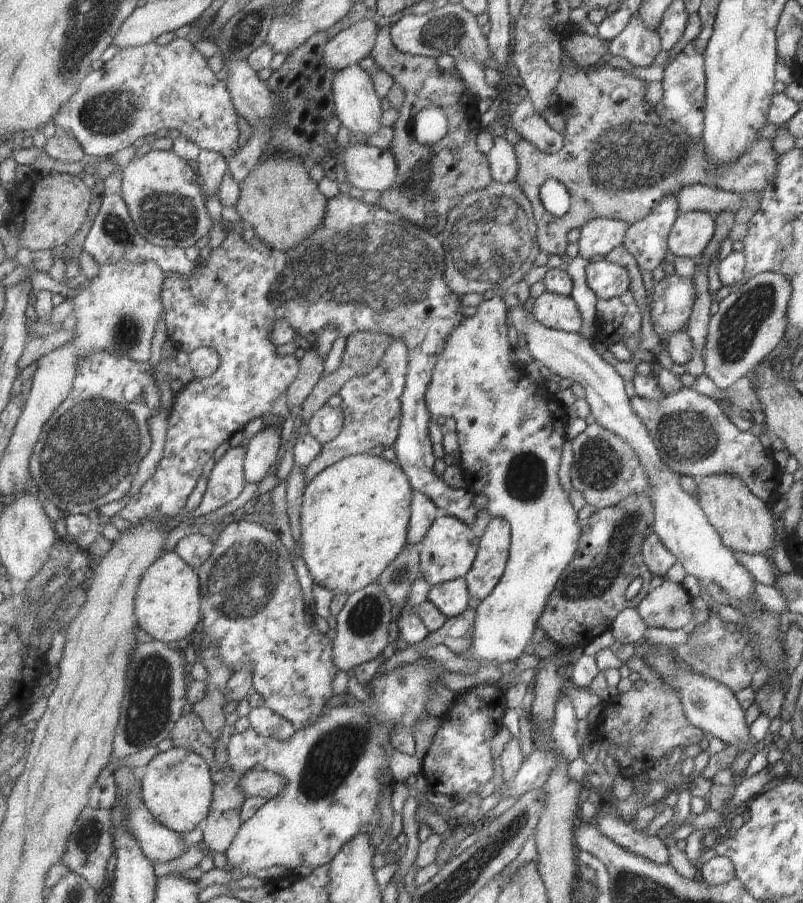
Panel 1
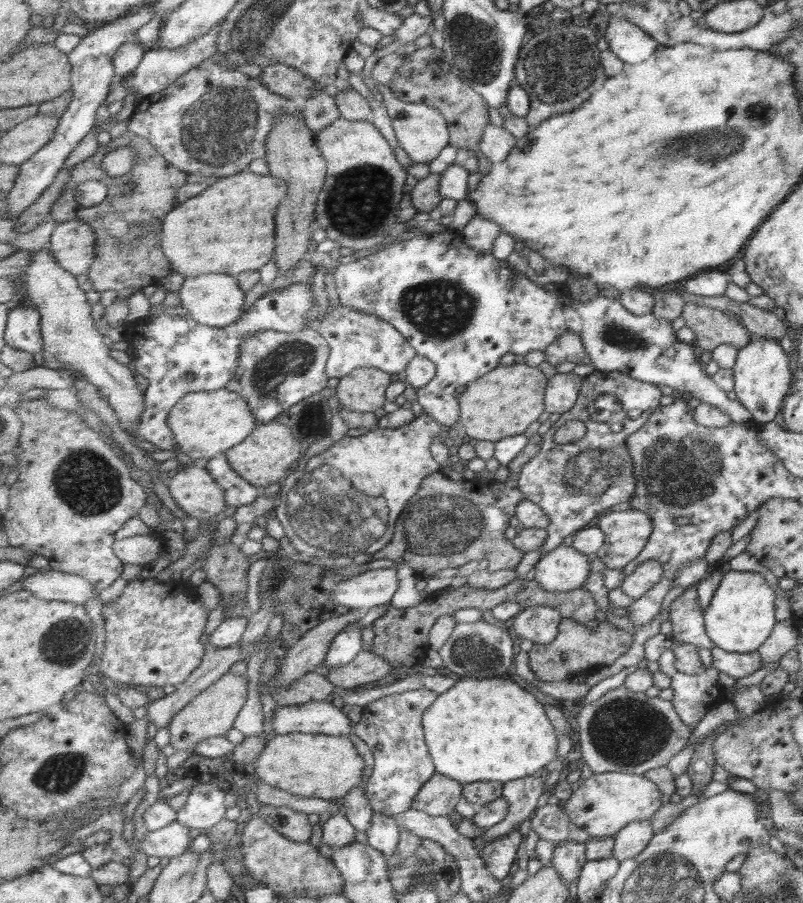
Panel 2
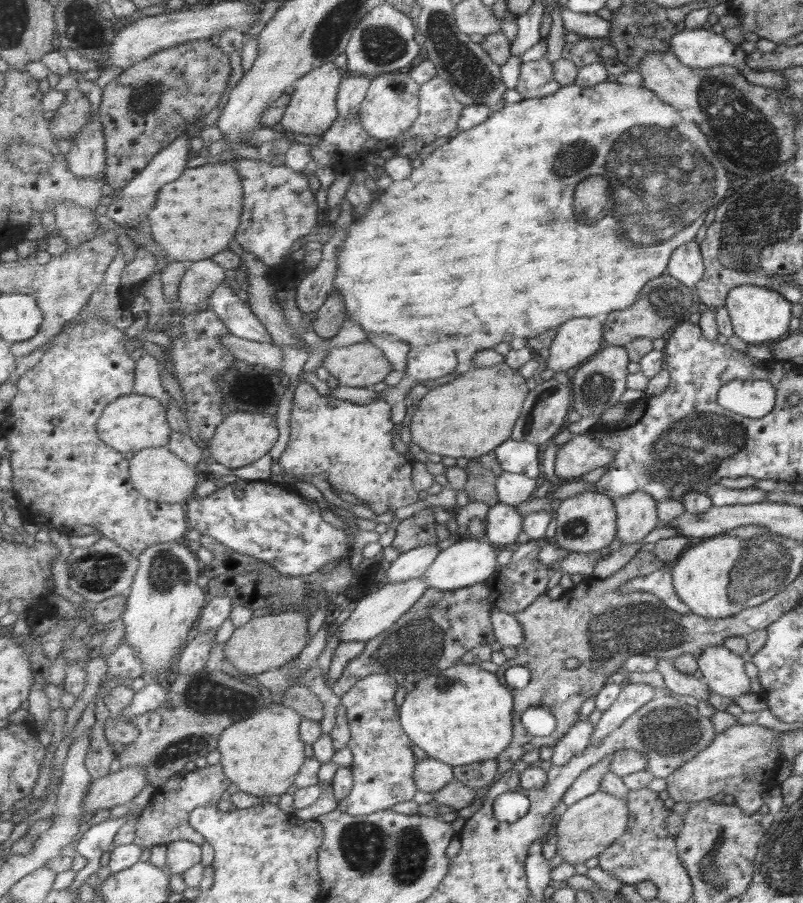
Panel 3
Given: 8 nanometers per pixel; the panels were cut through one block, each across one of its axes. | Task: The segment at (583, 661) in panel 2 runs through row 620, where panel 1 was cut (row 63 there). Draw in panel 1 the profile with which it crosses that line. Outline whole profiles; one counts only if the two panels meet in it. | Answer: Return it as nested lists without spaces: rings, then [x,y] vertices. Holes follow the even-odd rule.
[[[565,55],[562,57],[562,62],[563,76],[555,90],[555,93],[559,95],[555,106],[568,118],[567,130],[562,135],[565,138],[563,150],[551,155],[538,150],[537,146],[526,139],[521,139],[516,144],[519,164],[516,182],[533,204],[538,227],[537,241],[541,252],[547,255],[566,254],[569,232],[574,228],[581,229],[585,224],[597,218],[623,220],[630,226],[637,224],[648,218],[649,214],[661,205],[663,198],[668,198],[687,186],[704,185],[735,193],[760,193],[769,182],[773,182],[778,154],[769,141],[760,138],[757,142],[753,142],[752,148],[740,156],[739,160],[729,162],[729,166],[713,168],[713,164],[709,164],[708,156],[700,140],[691,142],[689,134],[685,134],[679,124],[673,122],[672,119],[664,120],[655,112],[654,106],[647,100],[645,90],[649,84],[645,80],[639,80],[633,74],[621,68],[611,68],[611,66],[603,65],[601,69],[581,70],[571,62],[569,56]],[[550,179],[563,182],[571,190],[573,205],[563,217],[551,214],[541,199],[541,188]]]

